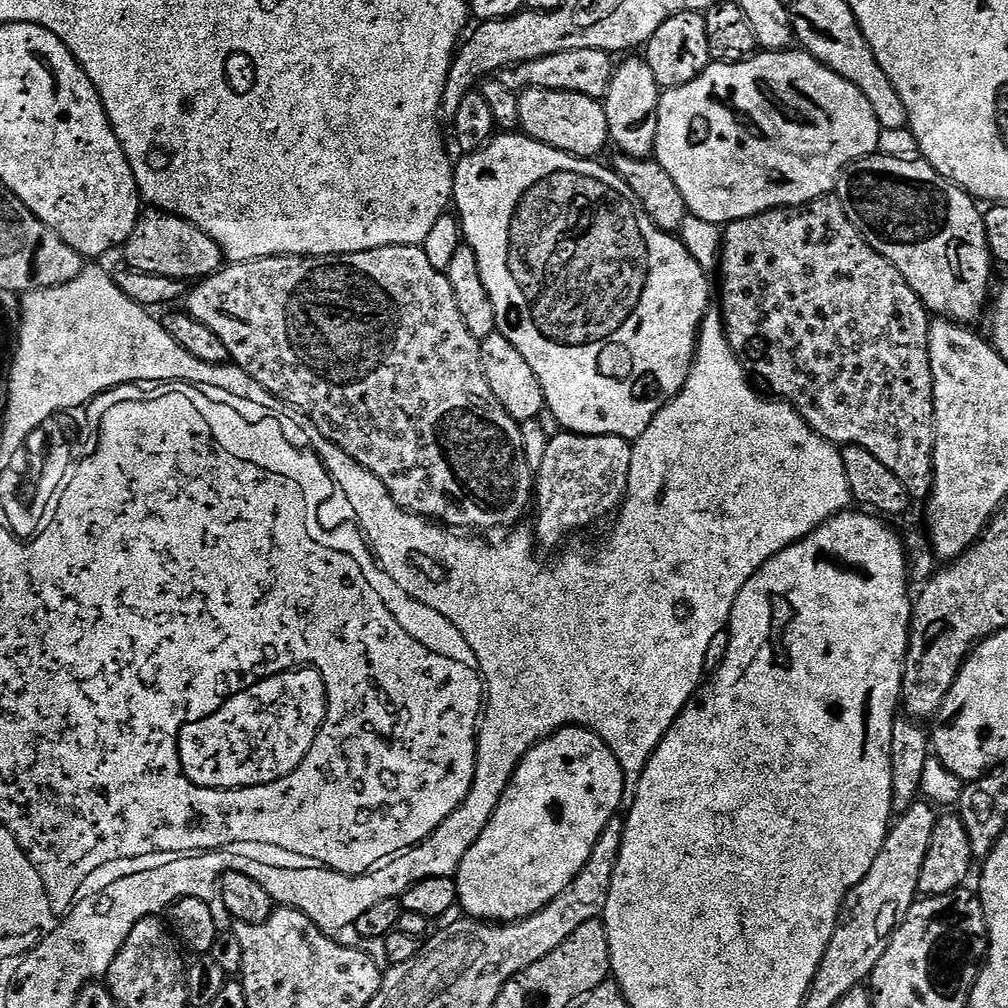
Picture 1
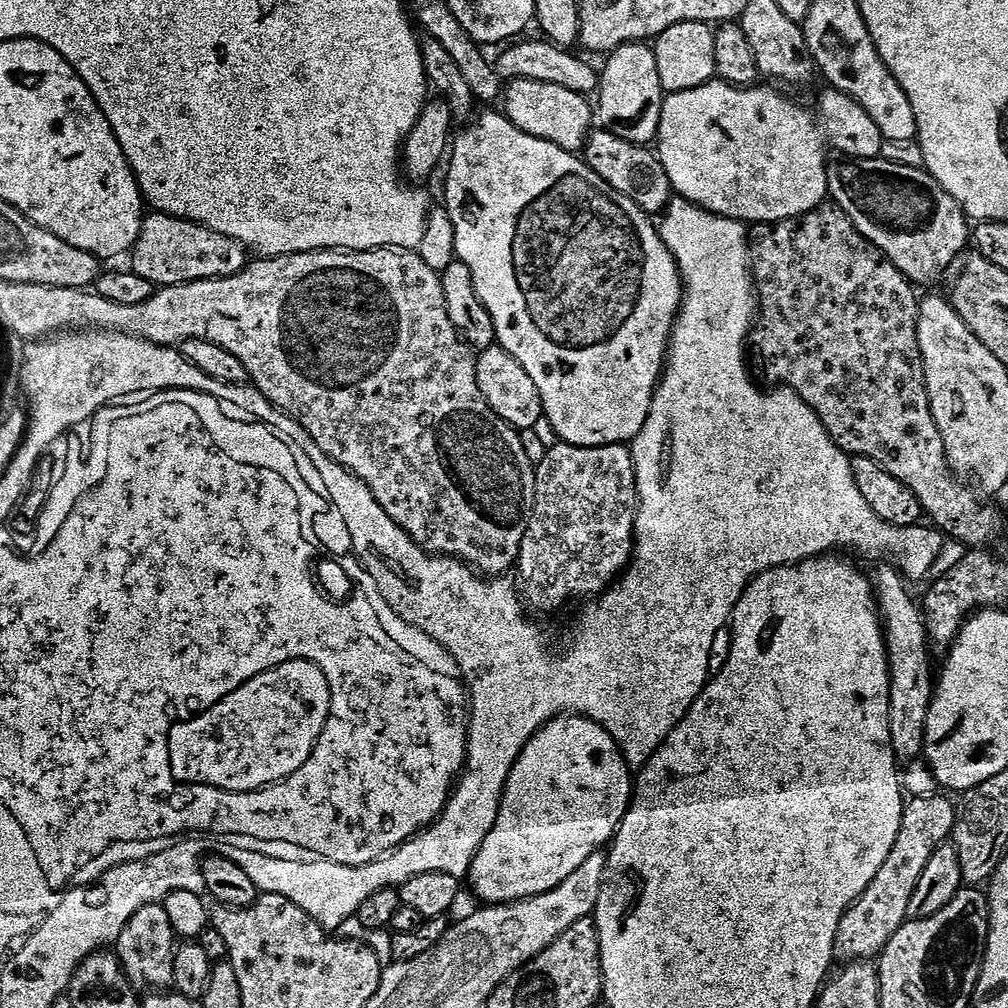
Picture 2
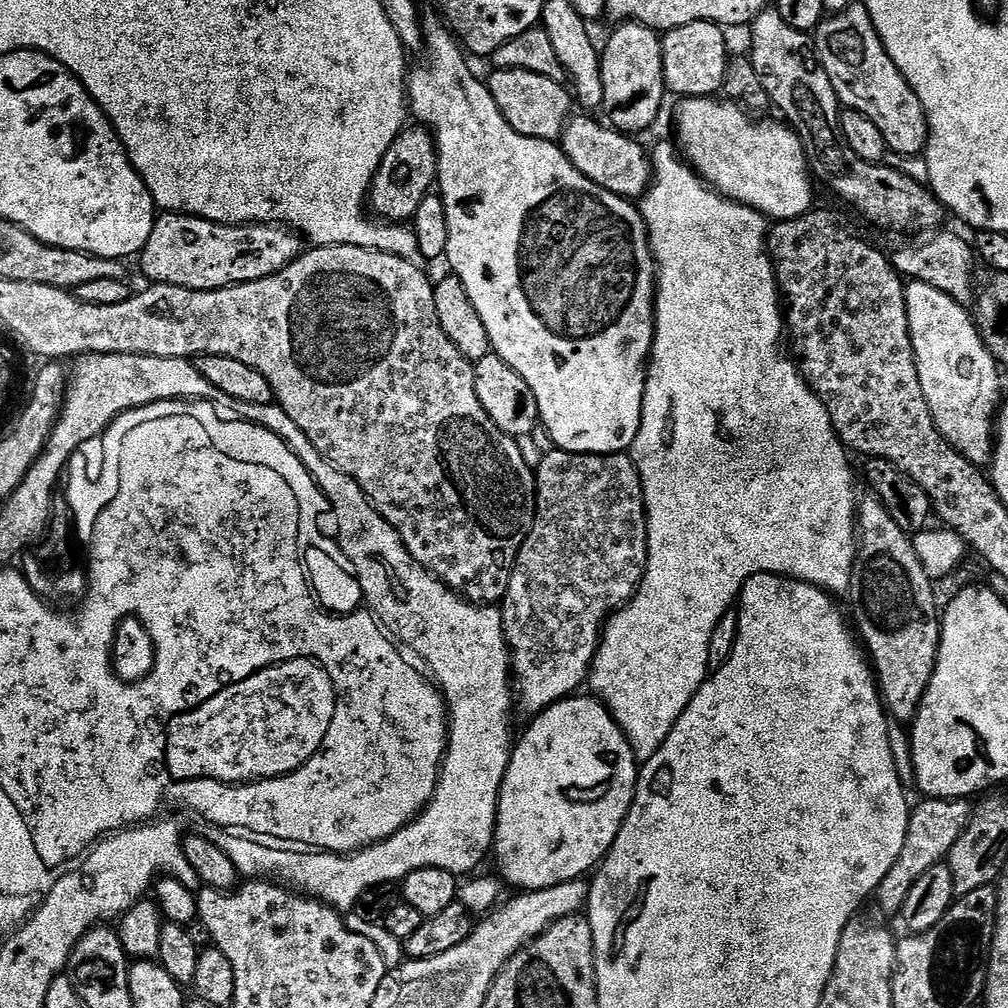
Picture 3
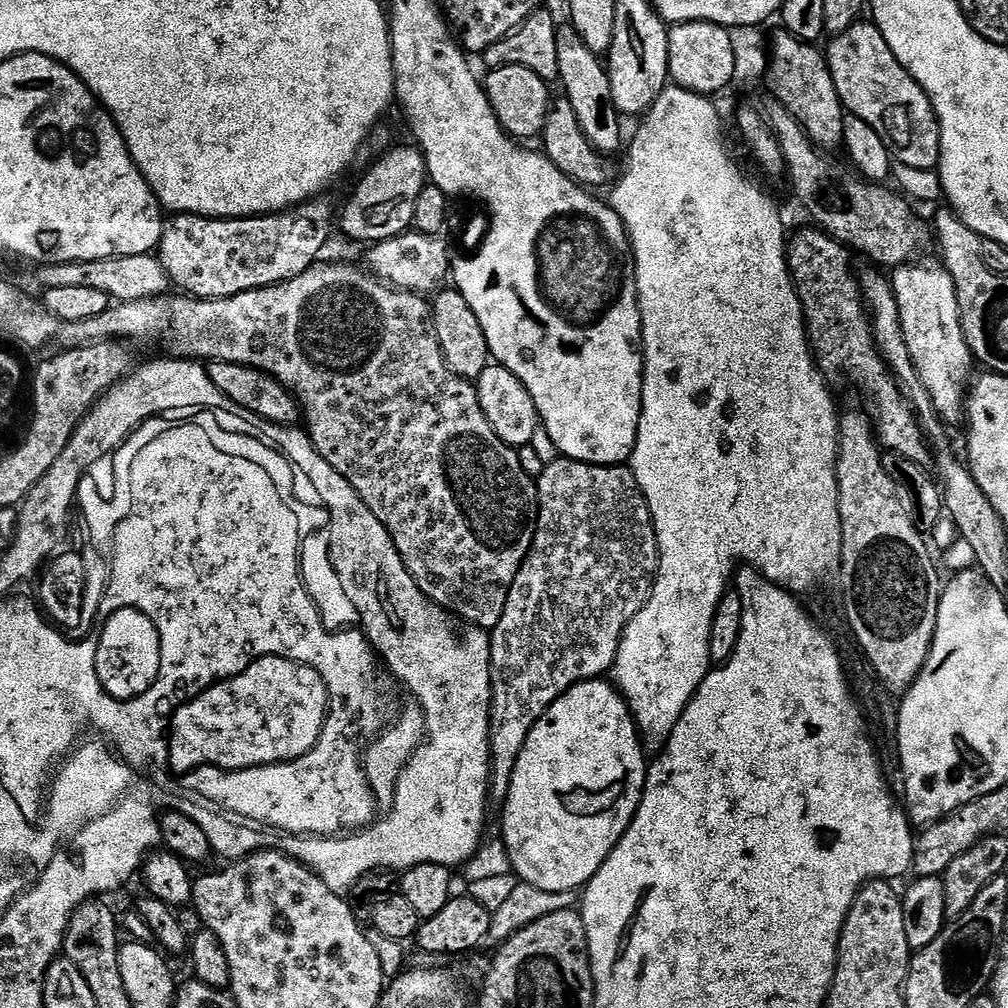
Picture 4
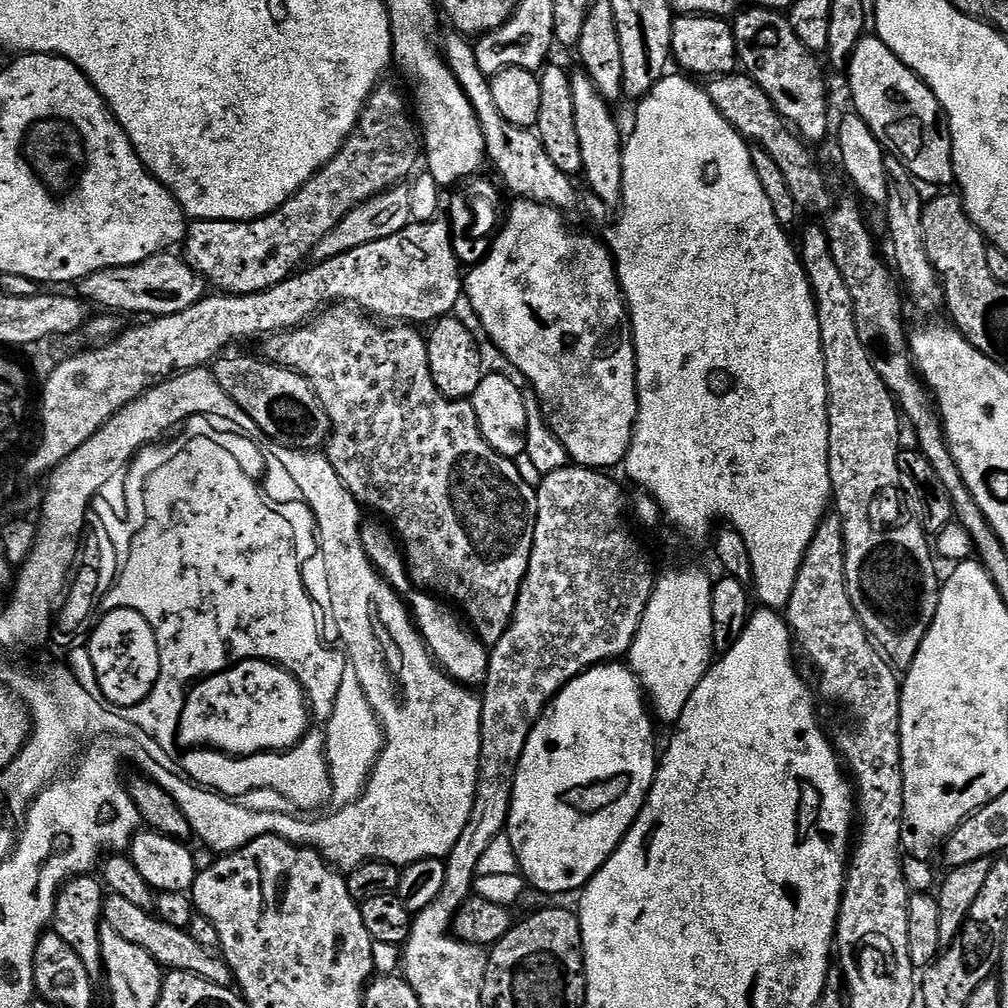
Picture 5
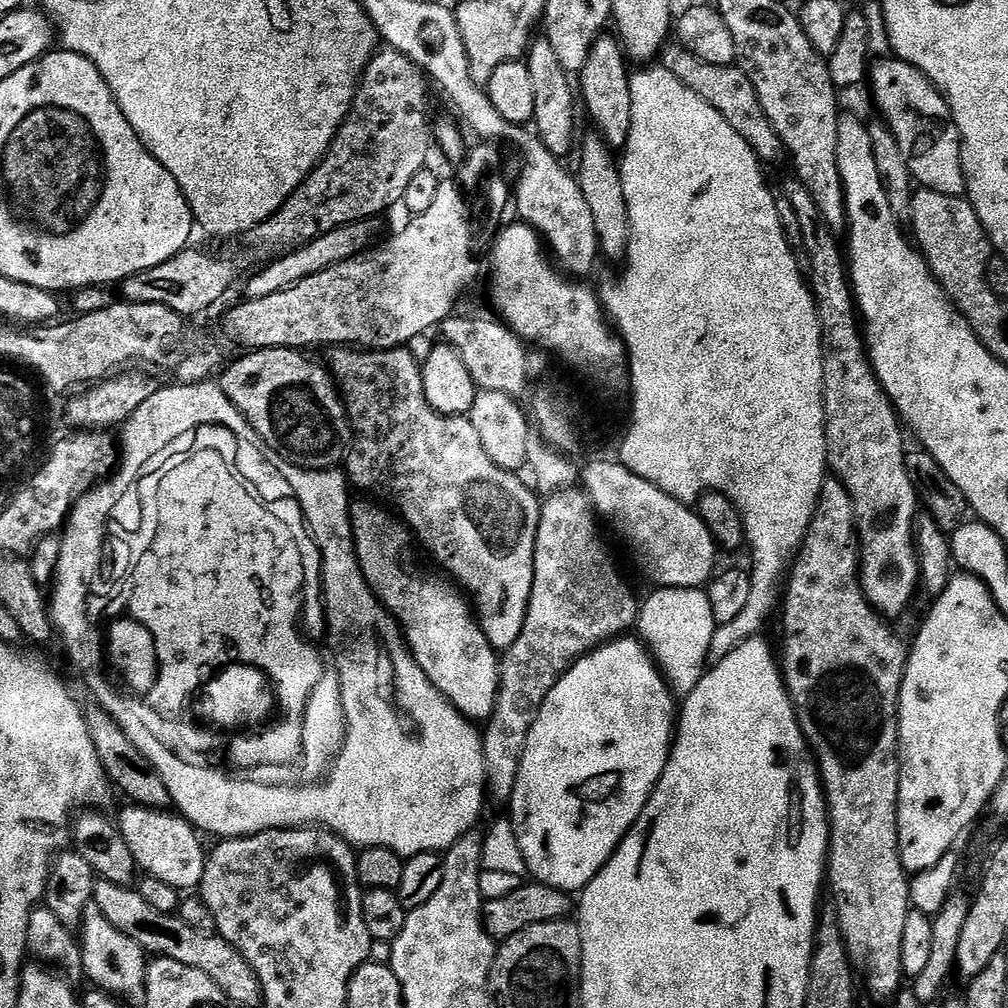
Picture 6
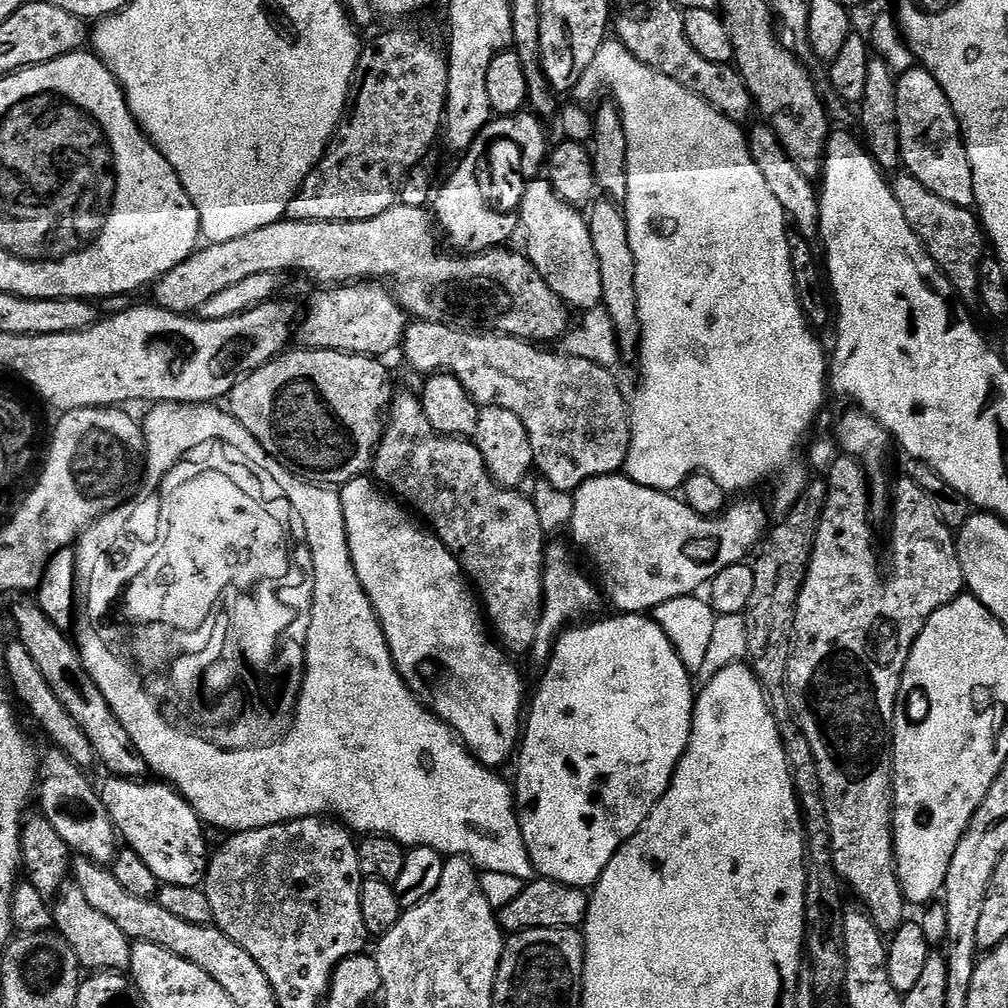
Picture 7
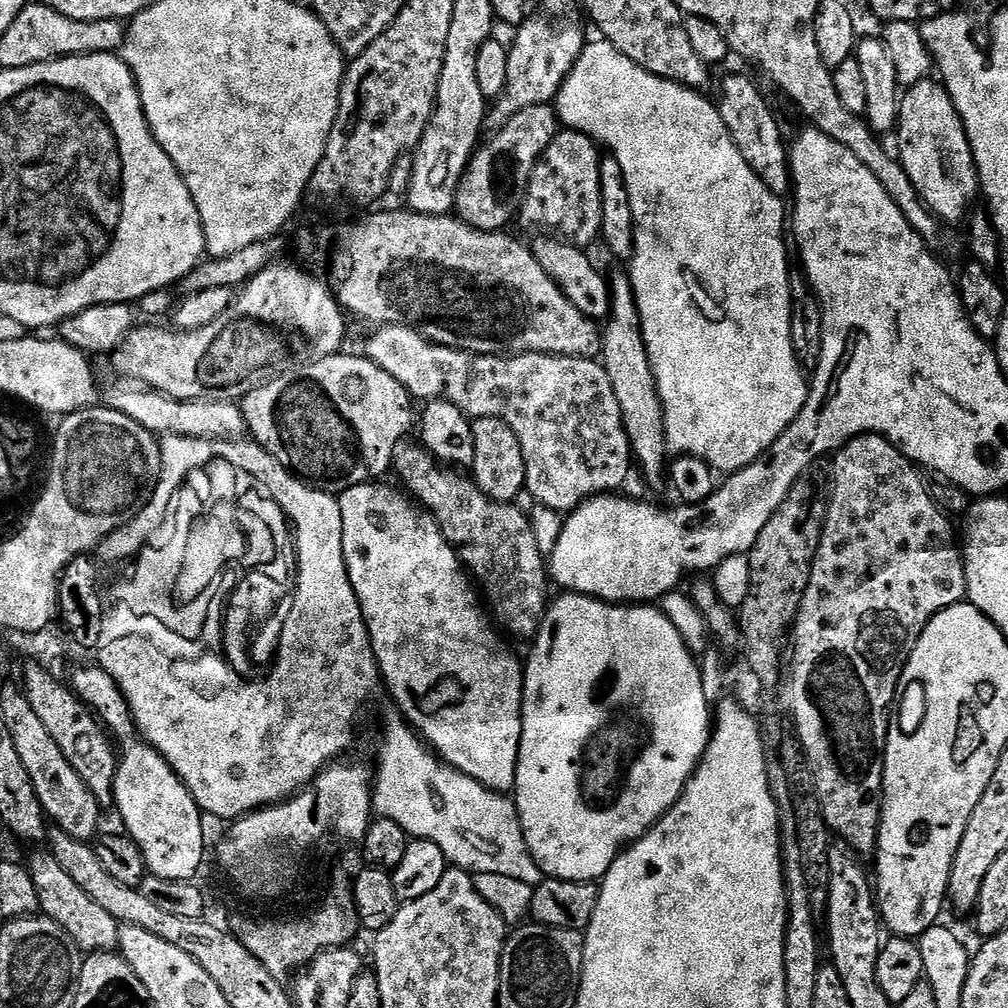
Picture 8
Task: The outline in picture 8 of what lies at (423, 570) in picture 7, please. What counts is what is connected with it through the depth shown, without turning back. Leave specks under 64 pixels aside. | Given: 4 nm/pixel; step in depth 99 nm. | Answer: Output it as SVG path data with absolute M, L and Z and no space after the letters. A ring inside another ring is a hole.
M373 482L371 484L359 484L358 486L350 486L350 490L339 493L338 499L340 502L340 509L342 510L342 550L344 551L344 557L346 558L346 570L348 571L348 577L352 583L352 589L354 594L358 598L360 603L360 609L362 610L362 618L366 622L366 630L370 634L372 639L372 649L376 655L376 661L380 667L380 675L382 677L383 687L386 689L388 687L388 692L390 695L396 699L396 704L400 709L398 709L399 715L403 719L407 720L413 728L416 729L421 740L428 745L429 748L435 752L444 763L448 764L451 768L456 768L458 771L466 774L470 778L474 778L486 786L490 790L495 792L503 792L505 794L511 793L516 787L516 763L518 762L518 754L520 753L520 739L522 738L522 718L524 717L524 669L522 667L521 661L516 661L516 656L507 648L506 645L500 641L501 633L497 631L494 627L493 621L491 619L484 620L485 609L482 607L481 597L478 595L477 589L474 587L473 581L470 579L469 573L466 571L463 564L460 562L460 557L457 556L455 548L452 547L452 543L444 537L439 524L436 523L436 519L429 512L425 512L419 504L416 503L415 499L409 498L403 491L395 492L392 488L387 488L384 482Z

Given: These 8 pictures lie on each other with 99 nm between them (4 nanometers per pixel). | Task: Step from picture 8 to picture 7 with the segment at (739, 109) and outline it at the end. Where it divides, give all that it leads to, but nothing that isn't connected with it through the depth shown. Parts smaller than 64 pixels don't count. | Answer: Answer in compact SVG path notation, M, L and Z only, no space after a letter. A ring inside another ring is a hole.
M763 122L751 125L747 133L748 149L754 158L754 166L762 173L762 179L766 187L782 202L782 210L787 214L789 221L794 225L795 231L804 236L804 239L812 242L820 235L820 198L818 188L813 181L808 180L794 162L790 162L790 154L782 150L782 142L778 142L778 134Z

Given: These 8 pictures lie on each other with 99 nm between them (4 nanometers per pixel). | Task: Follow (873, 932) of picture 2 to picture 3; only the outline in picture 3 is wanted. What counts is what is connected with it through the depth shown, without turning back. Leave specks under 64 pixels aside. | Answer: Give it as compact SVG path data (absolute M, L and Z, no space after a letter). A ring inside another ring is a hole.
M921 799L921 804L911 809L908 817L908 833L906 842L902 842L902 854L898 854L898 862L890 866L886 878L876 888L874 900L880 903L884 912L899 913L900 908L906 902L906 894L910 894L914 882L930 870L930 866L941 863L947 857L948 852L962 838L962 830L968 828L972 821L973 805L967 799L962 800L930 800Z

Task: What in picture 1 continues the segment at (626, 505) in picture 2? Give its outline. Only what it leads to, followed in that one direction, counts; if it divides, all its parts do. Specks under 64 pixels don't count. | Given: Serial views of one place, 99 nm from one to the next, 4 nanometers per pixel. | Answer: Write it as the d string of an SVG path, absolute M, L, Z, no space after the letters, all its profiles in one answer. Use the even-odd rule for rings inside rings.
M563 430L557 433L549 439L542 462L534 472L534 539L541 549L559 549L571 532L580 532L608 515L609 519L623 504L630 478L629 441L617 436L583 436Z

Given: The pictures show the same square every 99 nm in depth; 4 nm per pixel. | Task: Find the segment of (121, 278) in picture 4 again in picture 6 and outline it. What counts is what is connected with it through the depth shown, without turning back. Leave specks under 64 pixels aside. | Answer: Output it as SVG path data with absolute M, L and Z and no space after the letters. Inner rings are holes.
M189 246L170 258L170 262L162 262L162 266L142 270L142 274L134 274L123 281L123 299L129 304L166 306L182 317L193 318L199 312L214 307L231 290L235 280L236 268L230 261L223 260L220 256L211 256L208 252L199 252L195 246Z

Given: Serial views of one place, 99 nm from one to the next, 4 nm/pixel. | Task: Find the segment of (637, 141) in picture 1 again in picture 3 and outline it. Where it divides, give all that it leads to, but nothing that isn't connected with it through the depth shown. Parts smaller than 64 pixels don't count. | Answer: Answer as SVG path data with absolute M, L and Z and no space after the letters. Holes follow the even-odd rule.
M624 22L612 32L608 45L603 45L600 57L602 70L602 86L604 87L603 115L606 114L607 123L618 132L625 134L640 134L644 132L660 116L660 107L664 104L666 89L664 86L664 71L662 70L662 40L656 29L648 28L644 24Z

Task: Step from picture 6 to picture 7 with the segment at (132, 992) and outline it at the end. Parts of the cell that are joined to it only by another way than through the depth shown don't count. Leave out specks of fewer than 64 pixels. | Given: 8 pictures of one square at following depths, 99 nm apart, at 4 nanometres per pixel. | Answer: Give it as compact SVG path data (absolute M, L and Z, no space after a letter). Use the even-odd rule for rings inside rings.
M74 886L65 887L52 908L52 922L55 931L60 933L60 937L70 942L81 969L91 970L93 973L123 973L130 969L133 941L129 940L126 934L122 934L122 930L118 930L118 926L110 922L110 918L103 916L99 910L94 910L94 906L86 902L82 890Z

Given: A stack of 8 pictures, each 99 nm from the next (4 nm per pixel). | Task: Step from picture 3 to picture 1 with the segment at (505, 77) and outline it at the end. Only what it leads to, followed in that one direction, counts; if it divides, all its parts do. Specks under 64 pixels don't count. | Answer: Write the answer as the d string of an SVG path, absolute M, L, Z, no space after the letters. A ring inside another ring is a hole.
M527 88L525 92L519 93L518 114L520 122L519 131L531 140L542 142L559 152L565 152L571 156L581 158L599 157L599 152L604 147L609 147L608 123L606 122L606 110L603 103L594 98L586 98L586 94L574 94L573 92L551 92L541 88Z

